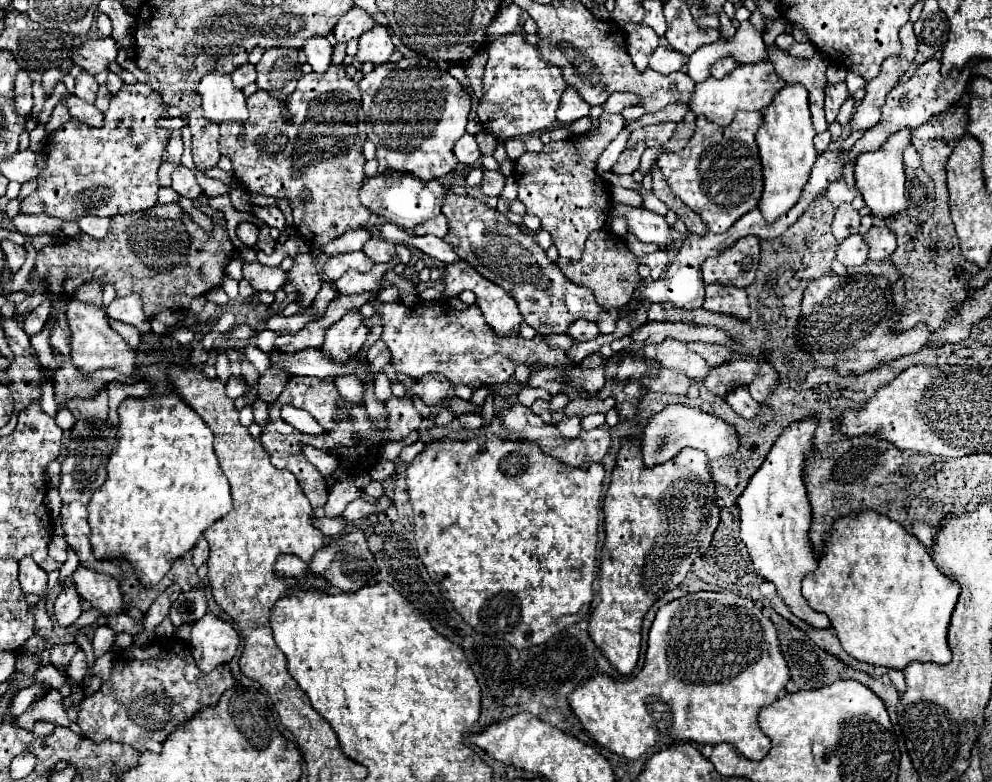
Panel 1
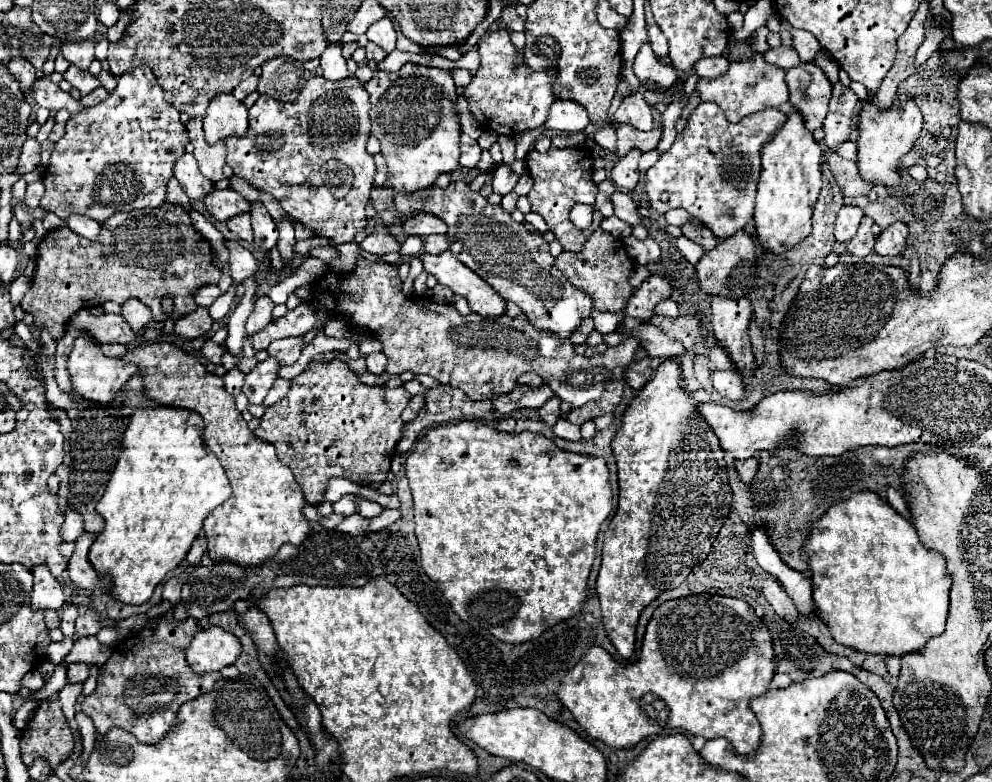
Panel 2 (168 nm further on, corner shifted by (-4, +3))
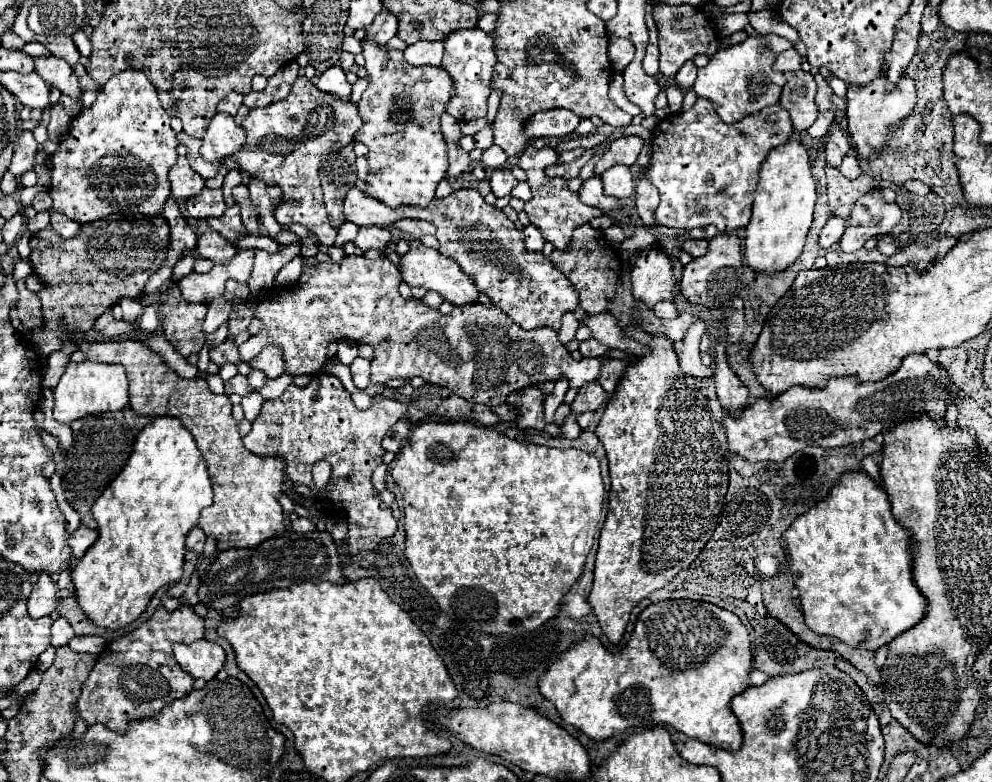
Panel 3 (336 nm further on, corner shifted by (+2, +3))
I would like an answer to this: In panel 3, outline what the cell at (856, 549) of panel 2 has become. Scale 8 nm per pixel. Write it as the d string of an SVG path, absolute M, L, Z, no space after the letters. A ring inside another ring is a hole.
M847 472L847 476L843 476L843 480L839 480L839 484L835 484L835 488L831 488L827 500L821 500L815 508L809 508L805 514L797 516L791 524L791 528L787 528L787 532L783 532L781 538L781 546L787 550L787 566L789 572L793 574L793 582L795 588L799 590L799 602L801 602L801 612L805 618L807 628L811 628L815 634L821 636L833 636L845 644L857 646L857 648L867 648L867 650L877 650L883 644L889 644L895 636L903 634L905 630L913 628L927 612L927 600L925 596L917 590L917 586L913 584L913 572L911 572L911 538L909 538L909 530L899 526L899 522L893 518L891 514L891 502L887 492L867 474L867 472Z

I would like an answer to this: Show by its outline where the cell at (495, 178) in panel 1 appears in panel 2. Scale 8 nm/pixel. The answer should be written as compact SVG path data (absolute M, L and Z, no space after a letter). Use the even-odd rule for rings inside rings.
M499 164L495 168L495 172L493 172L493 192L505 196L505 194L509 194L515 188L517 180L519 180L519 176L509 166Z

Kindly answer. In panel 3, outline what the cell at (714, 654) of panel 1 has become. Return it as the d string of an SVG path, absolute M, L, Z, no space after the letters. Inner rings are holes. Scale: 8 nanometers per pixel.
M667 600L655 602L641 612L627 646L619 652L609 652L594 636L575 642L539 678L539 692L553 702L559 716L567 724L595 740L607 740L629 728L669 724L677 732L683 732L689 738L699 738L701 742L721 750L739 750L743 736L729 702L747 688L751 660L753 656L747 628L733 612L709 602Z

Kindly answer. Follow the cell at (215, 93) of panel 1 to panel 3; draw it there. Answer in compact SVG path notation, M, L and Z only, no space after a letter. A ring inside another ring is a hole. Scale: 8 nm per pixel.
M215 114L203 138L201 156L207 162L225 162L245 144L245 130L229 114Z

